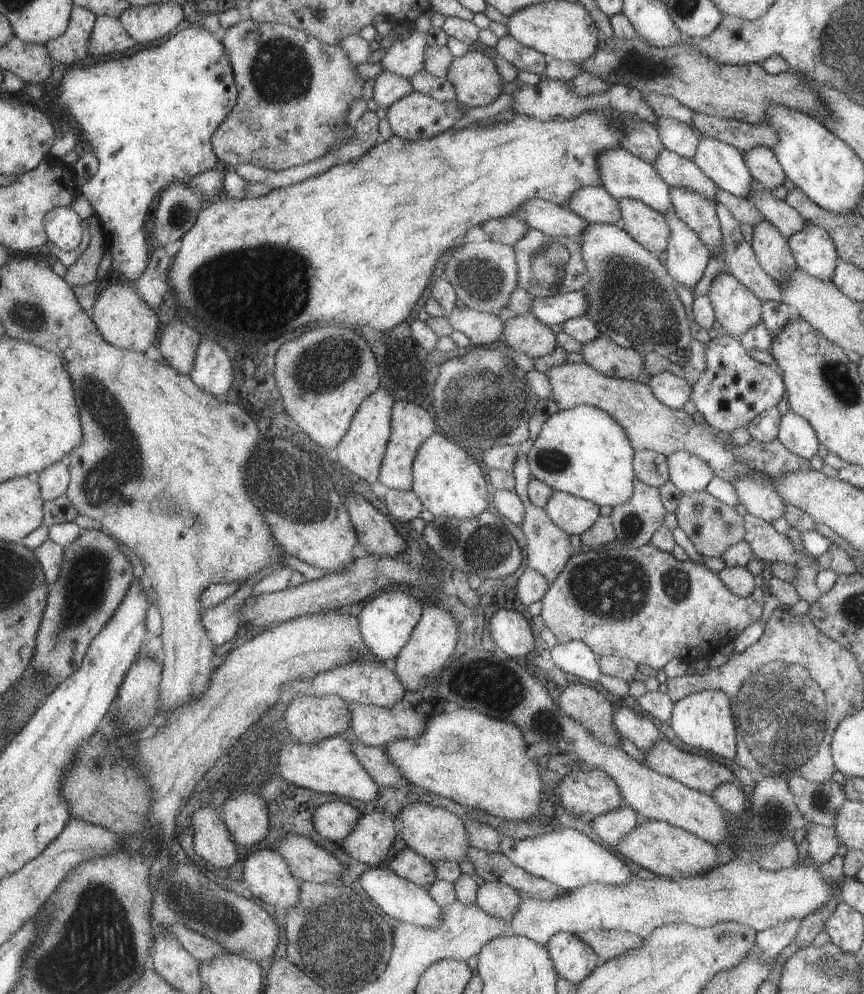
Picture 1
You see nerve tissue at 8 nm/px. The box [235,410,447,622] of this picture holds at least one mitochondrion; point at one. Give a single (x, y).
(292, 492)

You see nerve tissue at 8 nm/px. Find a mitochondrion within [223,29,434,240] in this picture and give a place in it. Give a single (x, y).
(281, 71)

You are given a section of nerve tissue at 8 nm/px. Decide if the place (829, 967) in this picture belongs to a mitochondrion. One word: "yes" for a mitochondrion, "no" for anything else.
yes

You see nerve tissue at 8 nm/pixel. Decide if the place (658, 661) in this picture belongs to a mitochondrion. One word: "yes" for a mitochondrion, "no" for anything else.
no

